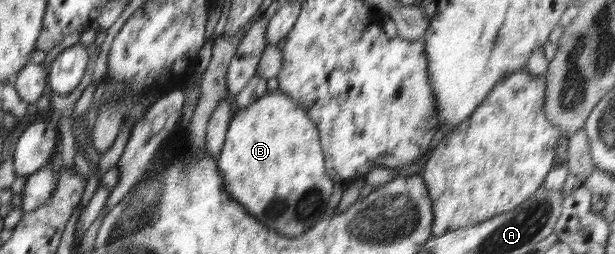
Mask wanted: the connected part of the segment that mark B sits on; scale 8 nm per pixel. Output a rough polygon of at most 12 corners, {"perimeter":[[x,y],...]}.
{"perimeter":[[280,90],[232,116],[216,161],[259,224],[301,236],[334,182]]}

